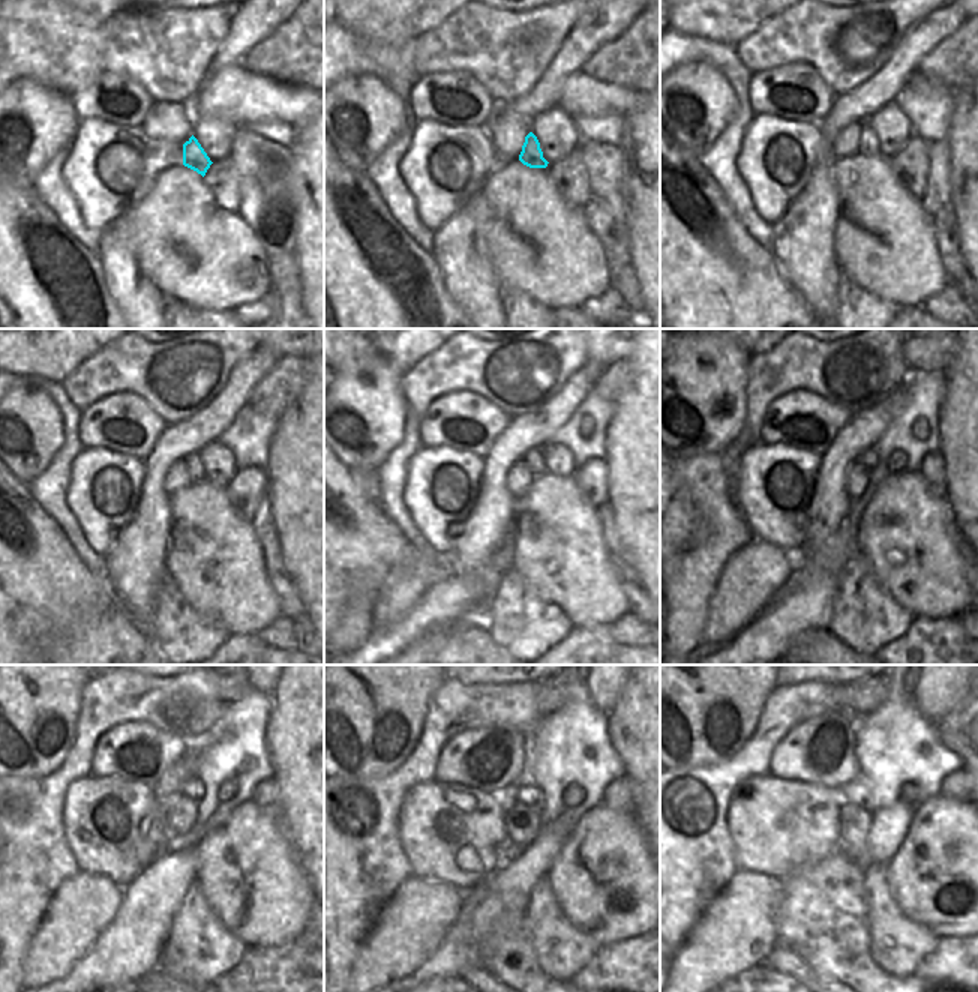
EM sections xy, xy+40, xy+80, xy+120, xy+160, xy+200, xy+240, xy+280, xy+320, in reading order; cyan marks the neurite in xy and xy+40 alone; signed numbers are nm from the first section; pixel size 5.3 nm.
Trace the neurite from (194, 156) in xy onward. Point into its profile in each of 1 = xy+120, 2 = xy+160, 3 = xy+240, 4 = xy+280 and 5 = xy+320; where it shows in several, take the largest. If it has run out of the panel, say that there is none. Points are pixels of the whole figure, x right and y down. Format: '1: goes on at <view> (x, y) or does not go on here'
1: goes on at xy+120 (194, 462)
2: goes on at xy+160 (533, 459)
3: goes on at xy+240 (194, 788)
4: goes on at xy+280 (527, 791)
5: goes on at xy+320 (858, 791)

